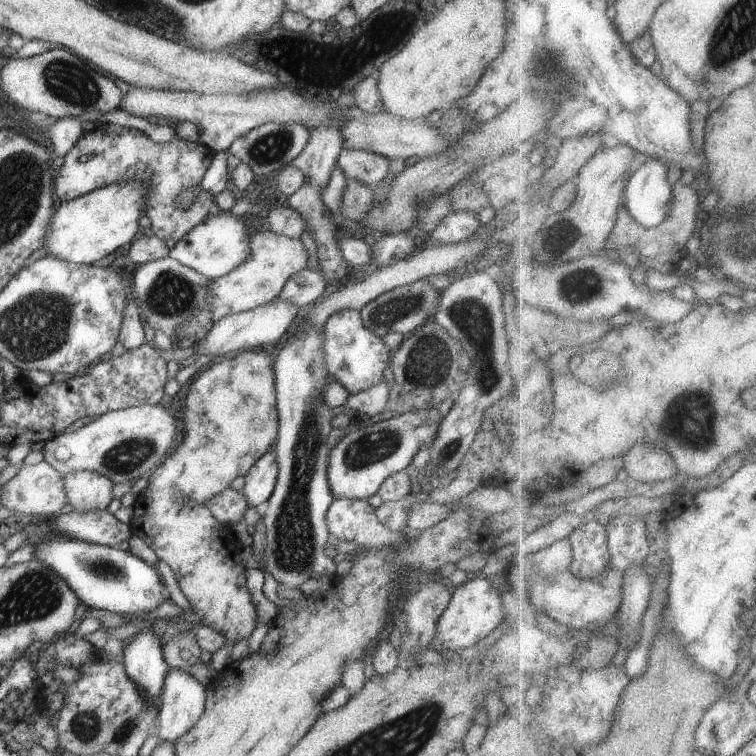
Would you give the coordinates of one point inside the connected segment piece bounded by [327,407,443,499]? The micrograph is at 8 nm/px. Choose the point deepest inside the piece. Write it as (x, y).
(357, 466)

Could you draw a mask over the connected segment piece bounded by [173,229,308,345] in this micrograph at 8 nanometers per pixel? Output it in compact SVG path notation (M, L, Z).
M270 229L256 233L250 238L251 252L248 258L236 270L211 280L209 304L201 311L194 312L194 317L177 327L173 338L175 344L197 344L222 317L270 303L280 294L288 278L307 268L308 251L300 238L279 235Z

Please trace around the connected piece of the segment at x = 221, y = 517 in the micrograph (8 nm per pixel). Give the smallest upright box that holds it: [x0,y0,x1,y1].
[207,486,252,525]

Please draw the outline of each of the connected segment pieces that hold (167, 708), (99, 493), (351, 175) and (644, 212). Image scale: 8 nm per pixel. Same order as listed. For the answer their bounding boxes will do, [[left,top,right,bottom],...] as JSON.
[[157,668,207,745],[63,471,115,513],[336,149,388,186],[625,157,675,227]]

